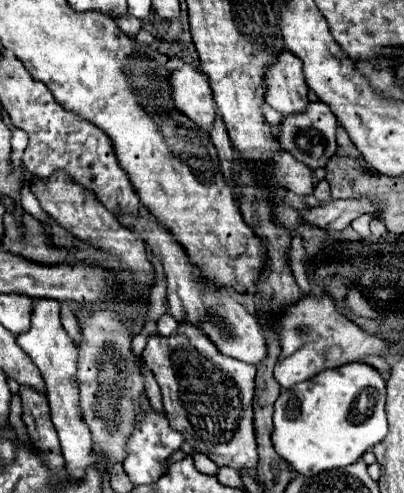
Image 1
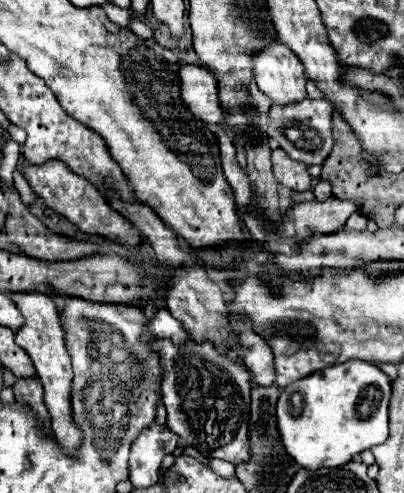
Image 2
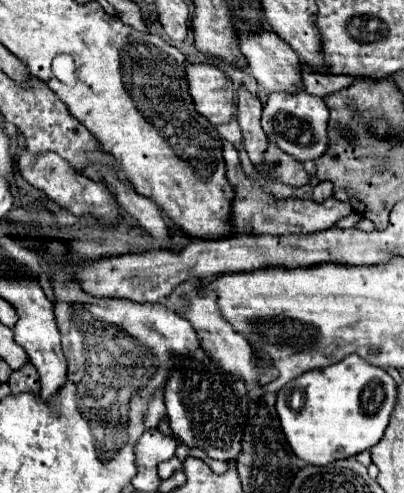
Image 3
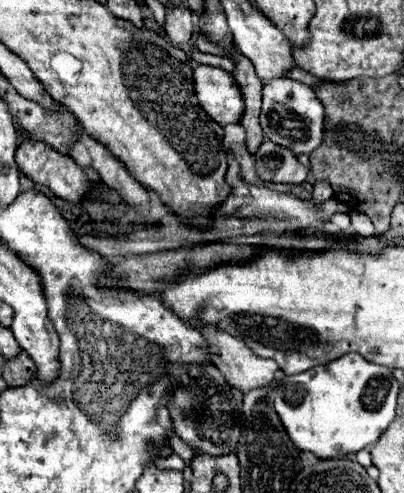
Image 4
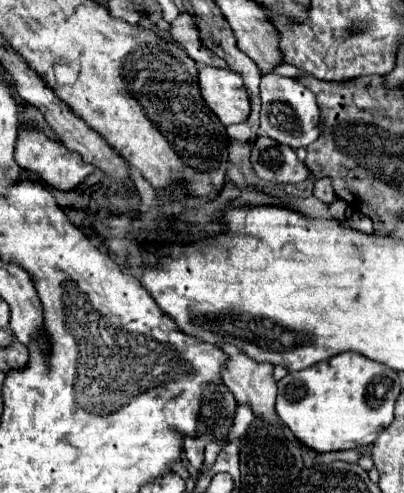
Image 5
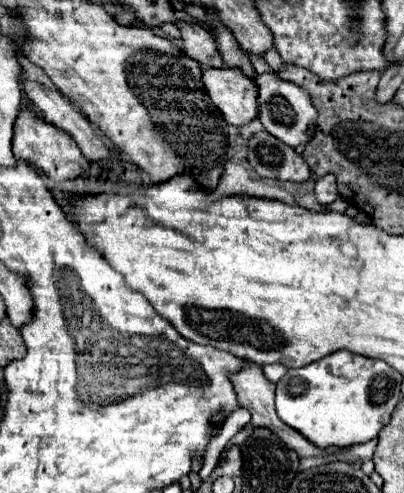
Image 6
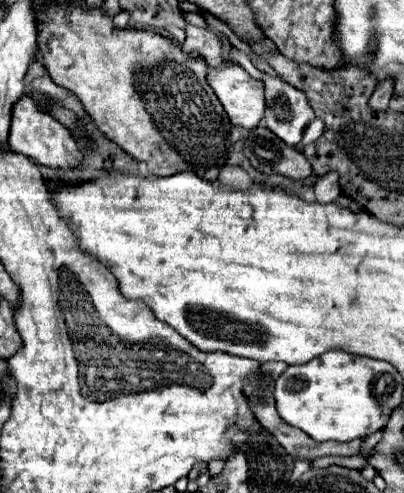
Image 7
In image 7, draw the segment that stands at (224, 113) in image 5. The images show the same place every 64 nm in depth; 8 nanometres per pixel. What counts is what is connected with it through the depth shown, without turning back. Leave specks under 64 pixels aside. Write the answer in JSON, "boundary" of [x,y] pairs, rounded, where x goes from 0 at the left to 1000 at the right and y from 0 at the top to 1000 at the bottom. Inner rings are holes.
{"boundary":[[[589,130],[515,138],[515,170],[554,215],[569,247],[599,260],[634,260],[653,235],[653,178]]]}

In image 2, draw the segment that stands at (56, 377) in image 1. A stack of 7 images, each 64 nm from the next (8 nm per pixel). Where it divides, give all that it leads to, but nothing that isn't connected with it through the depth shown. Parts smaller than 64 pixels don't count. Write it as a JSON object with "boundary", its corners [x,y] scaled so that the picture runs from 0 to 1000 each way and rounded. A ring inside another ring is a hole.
{"boundary":[[[35,592],[20,596],[50,625],[54,641],[64,645],[64,657],[40,673],[40,698],[50,706],[64,710],[64,718],[79,726],[84,746],[94,755],[94,767],[109,783],[109,815],[114,828],[129,844],[129,872],[139,892],[149,897],[149,905],[158,909],[158,921],[168,925],[188,925],[188,909],[198,909],[203,901],[203,876],[198,868],[183,860],[178,848],[178,738],[173,738],[173,718],[163,710],[163,694],[158,694],[158,669],[149,661],[149,645],[144,645],[144,629],[129,613],[124,600],[99,596],[99,592]]]}

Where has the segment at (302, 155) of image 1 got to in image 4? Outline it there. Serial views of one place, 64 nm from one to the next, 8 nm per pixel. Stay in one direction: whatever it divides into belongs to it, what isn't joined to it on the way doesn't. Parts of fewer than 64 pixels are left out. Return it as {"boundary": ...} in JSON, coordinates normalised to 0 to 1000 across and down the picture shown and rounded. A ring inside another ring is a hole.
{"boundary":[[[688,158],[649,178],[649,203],[653,211],[644,231],[644,252],[653,276],[668,280],[678,292],[713,300],[728,316],[772,312],[797,292],[807,227],[772,178],[718,158]]]}

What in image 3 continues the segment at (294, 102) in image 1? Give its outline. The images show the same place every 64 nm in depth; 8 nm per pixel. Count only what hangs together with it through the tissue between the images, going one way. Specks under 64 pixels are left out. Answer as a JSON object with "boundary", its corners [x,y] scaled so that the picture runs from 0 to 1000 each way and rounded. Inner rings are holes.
{"boundary":[[[584,49],[584,53],[594,65],[594,97],[614,122],[614,134],[619,134],[624,154],[634,158],[644,183],[653,183],[658,191],[668,191],[668,187],[728,191],[728,187],[752,178],[752,170],[748,170],[748,126],[733,114],[733,105],[718,97],[718,89],[693,81],[693,73],[683,73],[678,65],[653,61],[644,69],[624,69],[624,65],[614,65],[609,49]]]}

